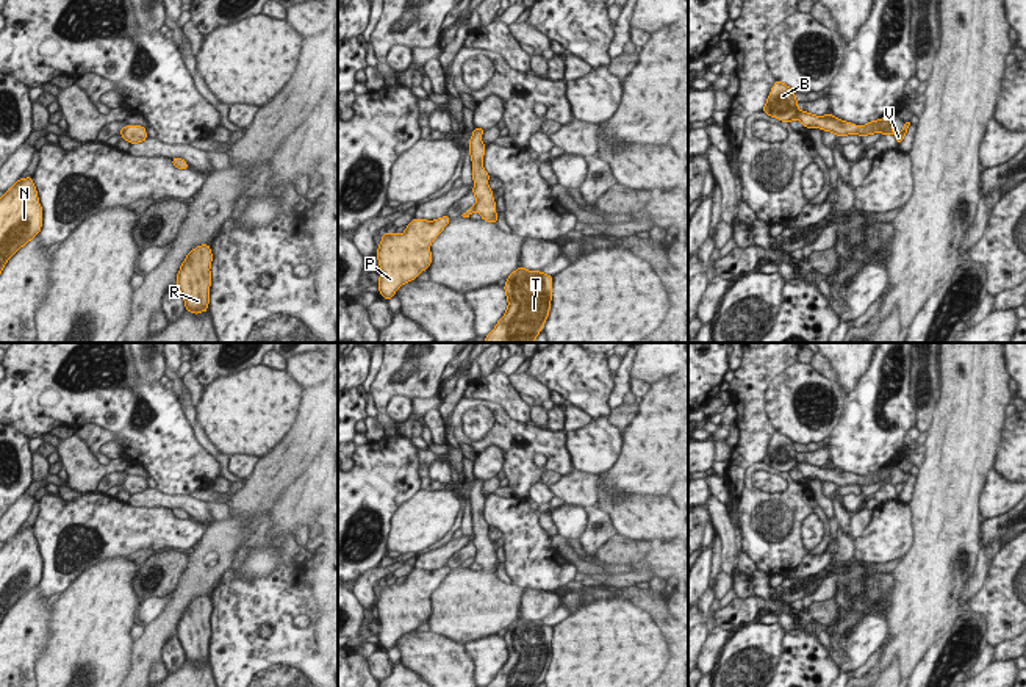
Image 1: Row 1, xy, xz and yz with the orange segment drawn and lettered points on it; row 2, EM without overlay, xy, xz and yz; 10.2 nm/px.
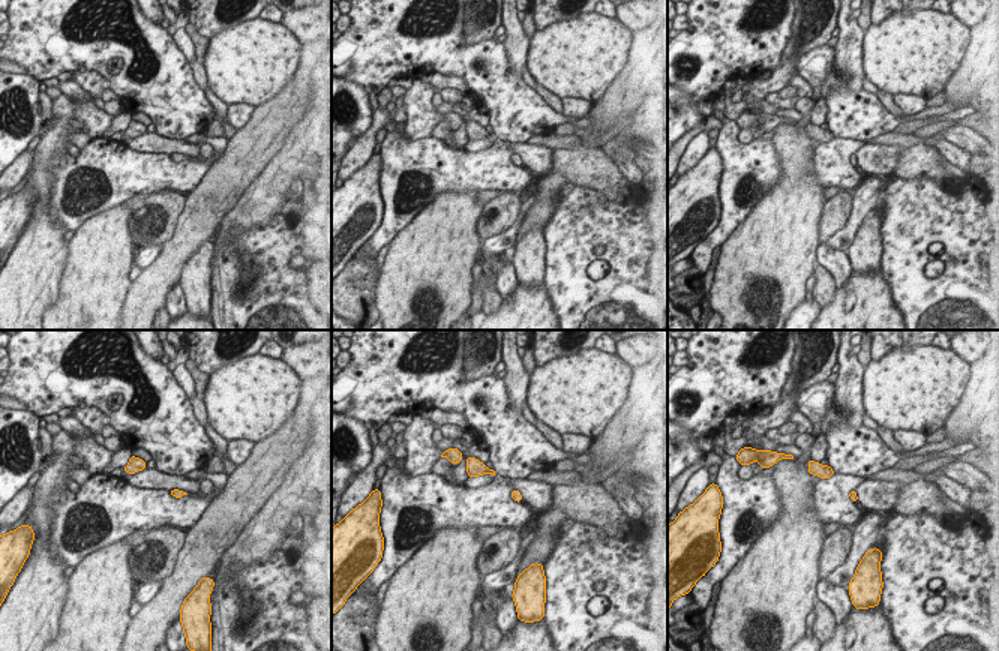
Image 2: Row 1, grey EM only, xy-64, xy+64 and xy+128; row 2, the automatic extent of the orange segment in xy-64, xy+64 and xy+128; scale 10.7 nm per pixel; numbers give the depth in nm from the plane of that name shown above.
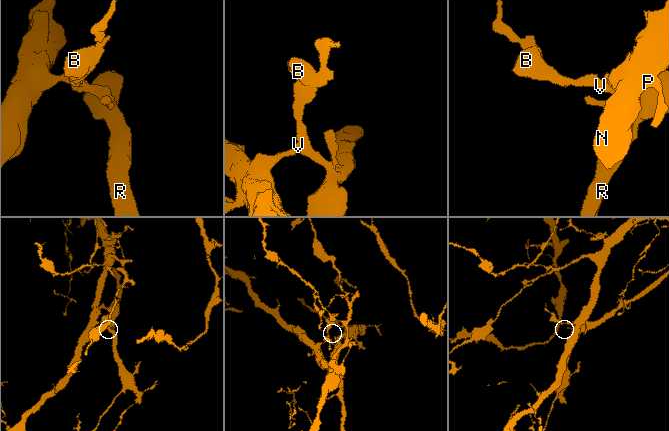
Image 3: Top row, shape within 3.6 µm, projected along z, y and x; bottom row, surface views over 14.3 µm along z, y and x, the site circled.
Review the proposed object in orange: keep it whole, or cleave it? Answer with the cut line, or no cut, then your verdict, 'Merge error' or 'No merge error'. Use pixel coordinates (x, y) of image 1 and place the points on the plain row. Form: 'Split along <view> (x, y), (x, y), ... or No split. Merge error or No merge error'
Split along xy (125, 478), (121, 484). Merge error

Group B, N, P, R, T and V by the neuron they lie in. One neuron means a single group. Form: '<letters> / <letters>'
B R T V / N P

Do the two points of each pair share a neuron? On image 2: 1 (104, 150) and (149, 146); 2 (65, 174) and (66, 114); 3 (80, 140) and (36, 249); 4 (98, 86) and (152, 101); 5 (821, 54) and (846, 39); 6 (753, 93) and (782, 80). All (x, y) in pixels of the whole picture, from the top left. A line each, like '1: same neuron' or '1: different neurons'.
1: different neurons
2: different neurons
3: different neurons
4: different neurons
5: different neurons
6: same neuron

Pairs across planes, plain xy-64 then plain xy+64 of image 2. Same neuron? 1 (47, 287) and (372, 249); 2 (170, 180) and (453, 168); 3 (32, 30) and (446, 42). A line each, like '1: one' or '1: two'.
1: two
2: one
3: one

